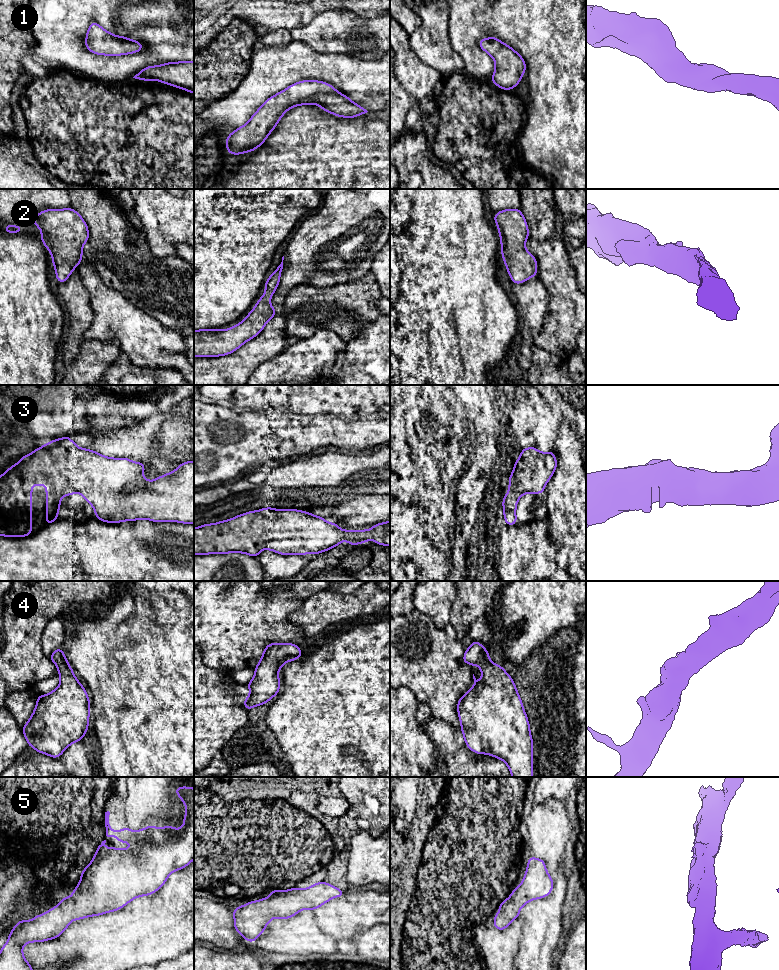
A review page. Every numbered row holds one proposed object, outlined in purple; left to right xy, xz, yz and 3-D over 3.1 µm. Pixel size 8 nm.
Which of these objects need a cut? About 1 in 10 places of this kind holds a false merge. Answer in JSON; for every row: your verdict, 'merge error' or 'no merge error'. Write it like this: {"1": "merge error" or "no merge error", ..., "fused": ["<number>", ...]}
{"1": "no merge error", "2": "no merge error", "3": "no merge error", "4": "no merge error", "5": "no merge error", "fused": []}

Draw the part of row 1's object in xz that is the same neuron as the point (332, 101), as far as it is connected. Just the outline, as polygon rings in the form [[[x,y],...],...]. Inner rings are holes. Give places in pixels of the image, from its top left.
[[[304,80],[268,98],[250,120],[226,138],[227,152],[254,151],[267,139],[284,113],[299,105],[316,104],[338,117],[354,118],[368,111],[326,82]]]

